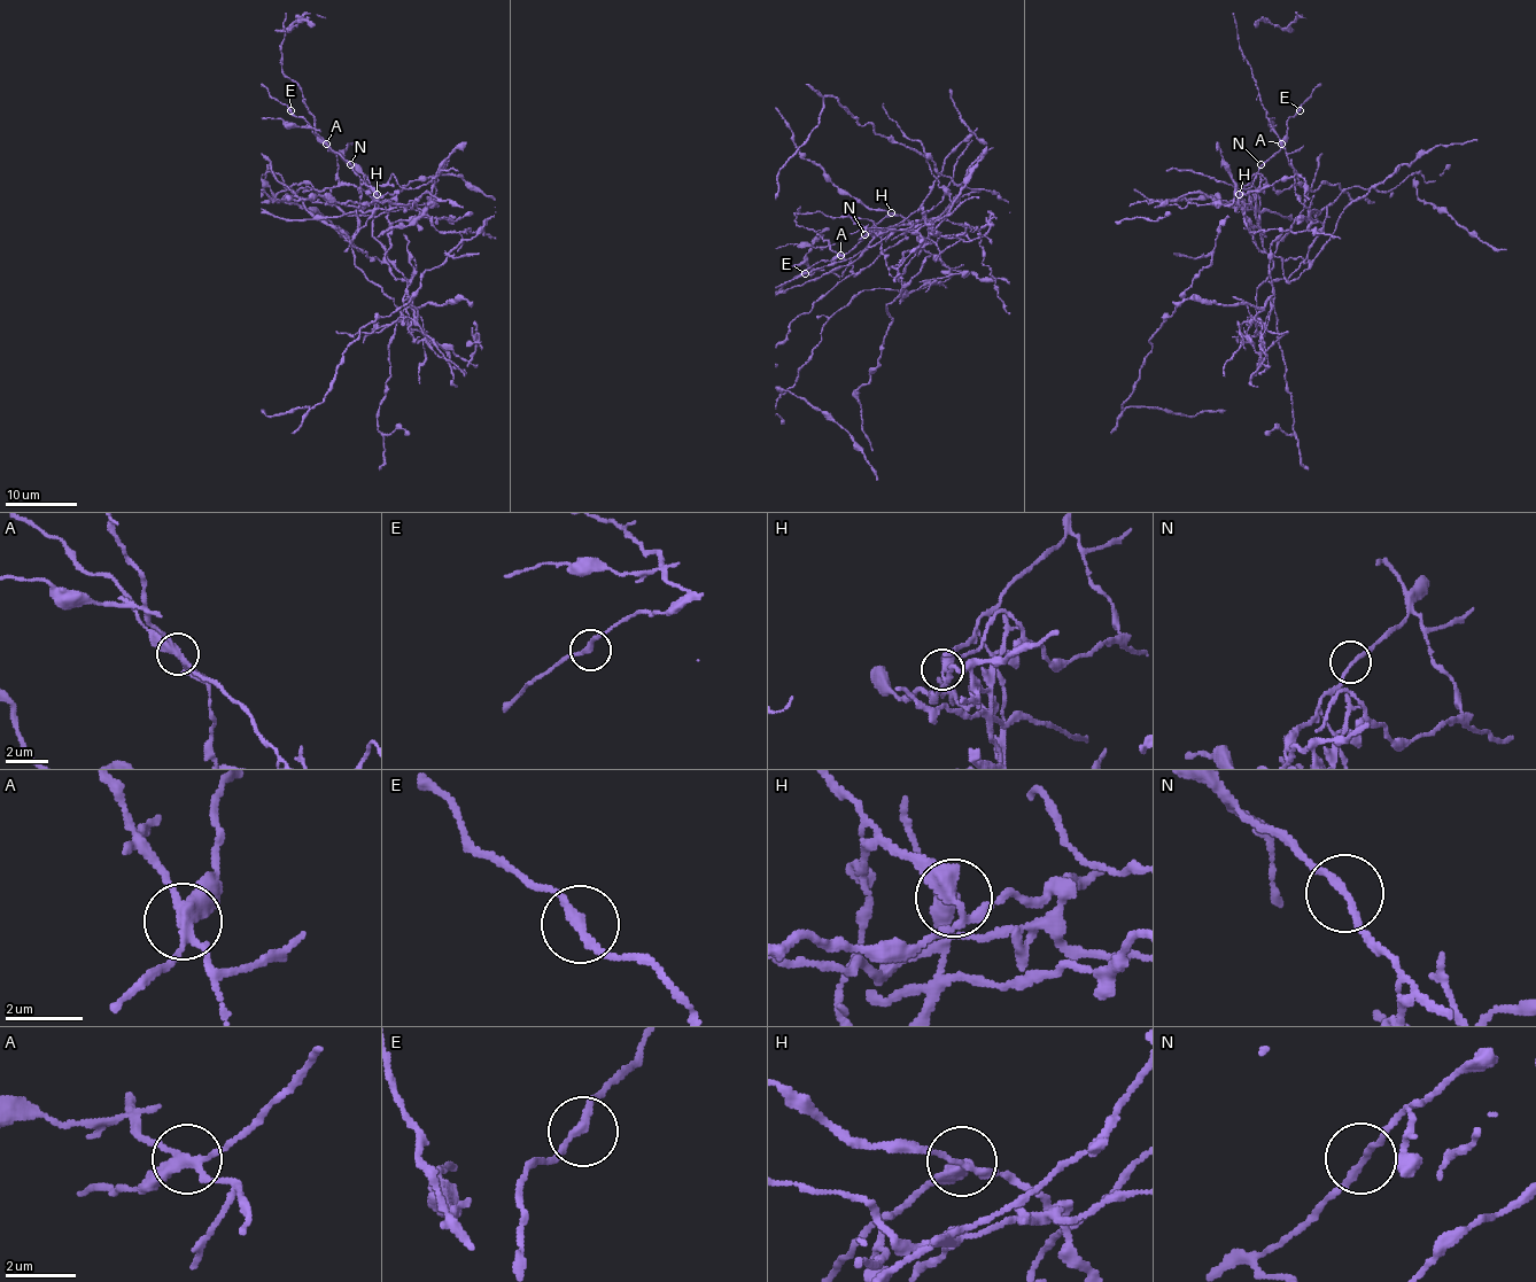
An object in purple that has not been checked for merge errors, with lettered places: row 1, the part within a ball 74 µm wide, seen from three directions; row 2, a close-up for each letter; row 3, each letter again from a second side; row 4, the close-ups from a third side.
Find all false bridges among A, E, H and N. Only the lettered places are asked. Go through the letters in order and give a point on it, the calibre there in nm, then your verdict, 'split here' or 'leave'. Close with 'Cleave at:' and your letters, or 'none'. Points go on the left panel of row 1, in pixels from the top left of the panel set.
A: (326, 144) | 300 nm | split here
E: (291, 110) | 240 nm | leave
H: (377, 194) | 280 nm | split here
N: (350, 164) | 180 nm | leave
Cleave at: A, H

